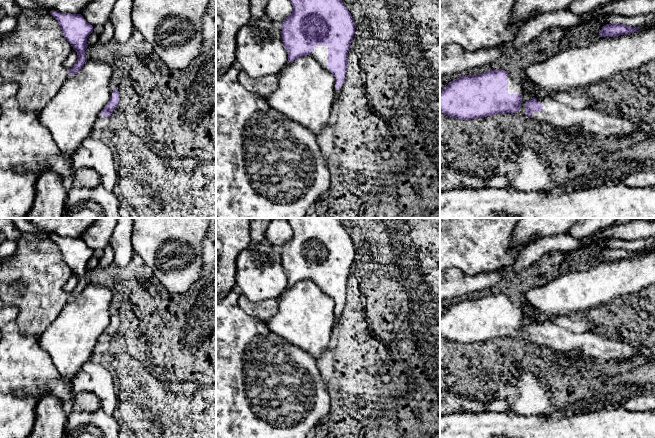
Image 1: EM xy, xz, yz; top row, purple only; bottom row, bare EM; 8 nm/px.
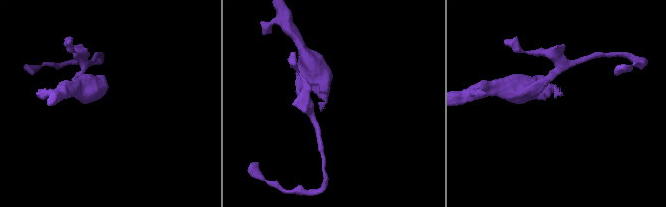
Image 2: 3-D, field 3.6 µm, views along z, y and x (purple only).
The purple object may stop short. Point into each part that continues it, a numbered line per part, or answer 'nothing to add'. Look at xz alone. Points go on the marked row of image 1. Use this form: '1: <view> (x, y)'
1: xz (320, 53)

